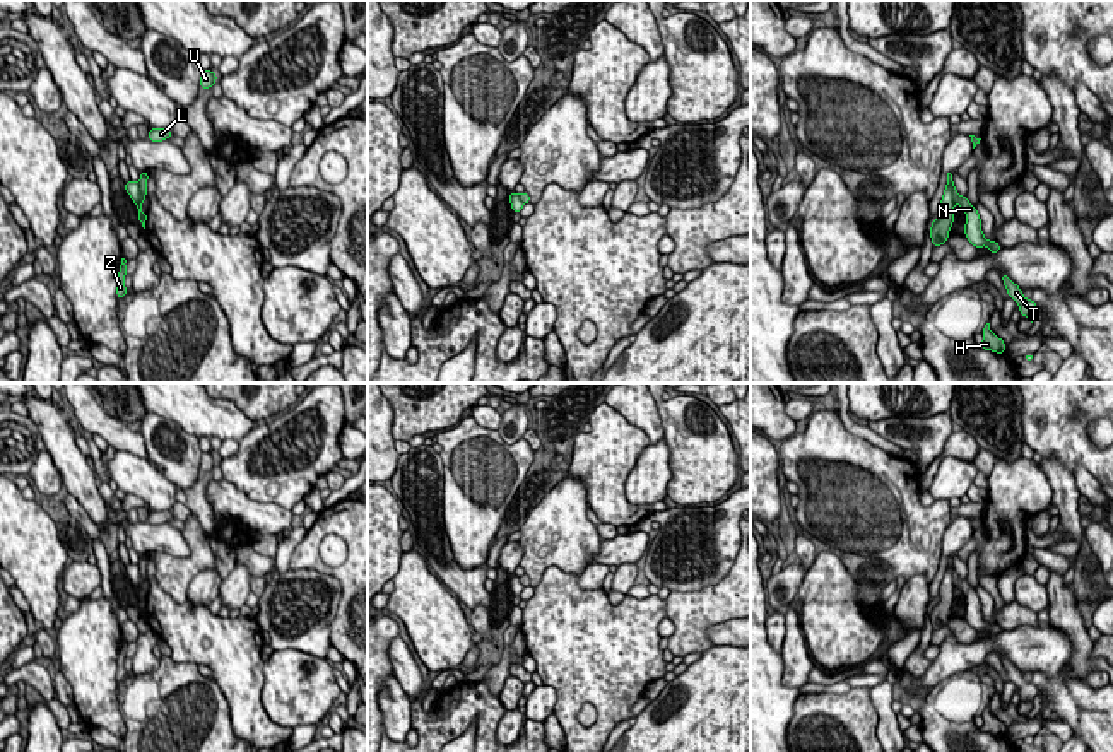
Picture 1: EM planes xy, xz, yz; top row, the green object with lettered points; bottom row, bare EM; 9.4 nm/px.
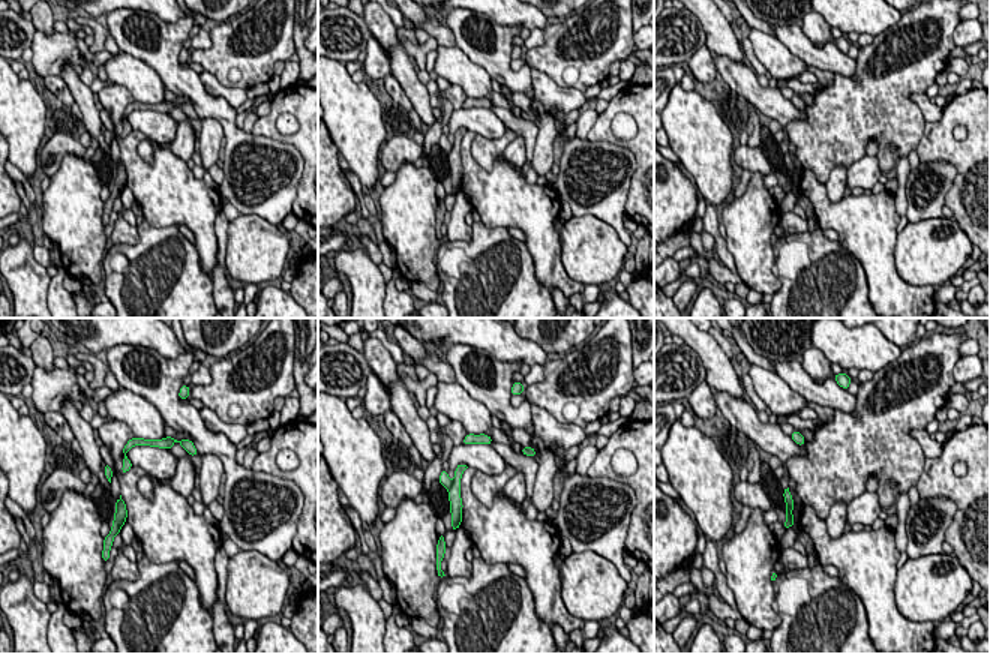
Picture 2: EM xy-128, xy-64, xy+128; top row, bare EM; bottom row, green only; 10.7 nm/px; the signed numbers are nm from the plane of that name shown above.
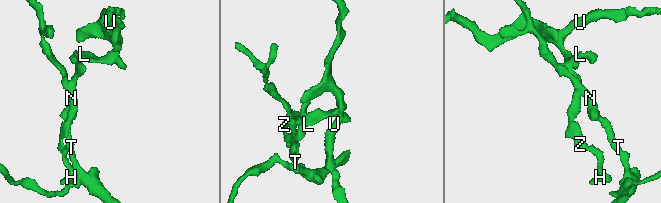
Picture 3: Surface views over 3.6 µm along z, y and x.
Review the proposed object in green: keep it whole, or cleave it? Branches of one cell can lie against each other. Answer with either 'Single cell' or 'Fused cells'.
Fused cells

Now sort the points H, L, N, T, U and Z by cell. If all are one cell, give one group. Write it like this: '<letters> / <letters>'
H L U Z / N T

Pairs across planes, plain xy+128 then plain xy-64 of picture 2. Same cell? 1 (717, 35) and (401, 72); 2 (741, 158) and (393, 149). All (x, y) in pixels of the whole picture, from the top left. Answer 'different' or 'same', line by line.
1: same
2: same

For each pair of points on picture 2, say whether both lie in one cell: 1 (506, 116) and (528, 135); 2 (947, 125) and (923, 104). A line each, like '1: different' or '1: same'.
1: same
2: different

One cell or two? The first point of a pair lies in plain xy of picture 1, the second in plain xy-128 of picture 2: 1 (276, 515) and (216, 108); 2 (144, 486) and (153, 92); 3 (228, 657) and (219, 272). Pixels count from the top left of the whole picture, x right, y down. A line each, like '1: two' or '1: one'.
1: two
2: one
3: two

